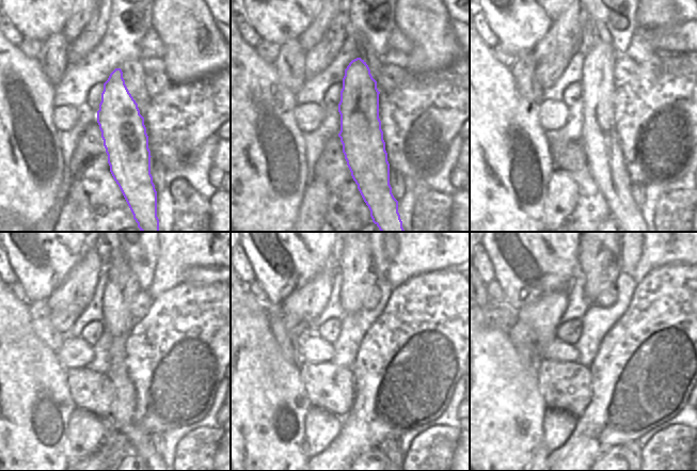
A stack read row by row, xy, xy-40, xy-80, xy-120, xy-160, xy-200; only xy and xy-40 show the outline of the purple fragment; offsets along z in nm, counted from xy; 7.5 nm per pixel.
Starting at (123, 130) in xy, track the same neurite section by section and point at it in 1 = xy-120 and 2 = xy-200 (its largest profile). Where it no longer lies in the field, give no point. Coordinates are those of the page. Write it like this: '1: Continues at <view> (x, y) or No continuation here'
1: Continues at xy-120 (122, 285)
2: Continues at xy-200 (599, 260).

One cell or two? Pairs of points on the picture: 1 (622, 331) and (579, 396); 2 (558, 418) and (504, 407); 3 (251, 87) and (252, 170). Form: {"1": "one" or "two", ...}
{"1": "two", "2": "two", "3": "one"}

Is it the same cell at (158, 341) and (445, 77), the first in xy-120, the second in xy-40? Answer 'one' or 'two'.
one

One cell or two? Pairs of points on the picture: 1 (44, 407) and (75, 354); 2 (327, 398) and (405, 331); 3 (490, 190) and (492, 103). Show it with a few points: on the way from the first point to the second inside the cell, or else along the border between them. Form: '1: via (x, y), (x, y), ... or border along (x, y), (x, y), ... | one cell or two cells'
1: border along (56, 352), (60, 363), (66, 370) | two cells
2: border along (350, 367), (354, 386), (352, 402) | two cells
3: via (493, 169), (492, 124) | one cell

